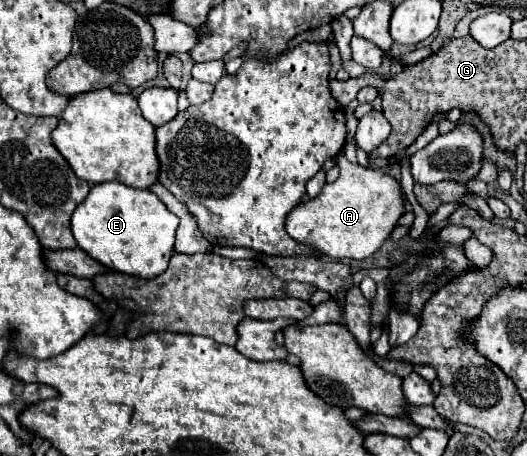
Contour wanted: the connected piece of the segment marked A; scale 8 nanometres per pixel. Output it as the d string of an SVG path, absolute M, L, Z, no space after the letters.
M339 156L337 164L341 168L339 178L333 184L325 184L315 198L301 200L291 210L291 214L287 214L285 230L293 240L307 244L307 246L313 246L313 250L317 250L325 256L331 256L335 260L341 260L341 258L365 260L373 252L379 250L379 246L385 242L385 238L397 226L397 220L403 216L403 192L401 192L401 186L395 178L391 178L379 170L351 164L351 162L347 162L345 156Z

